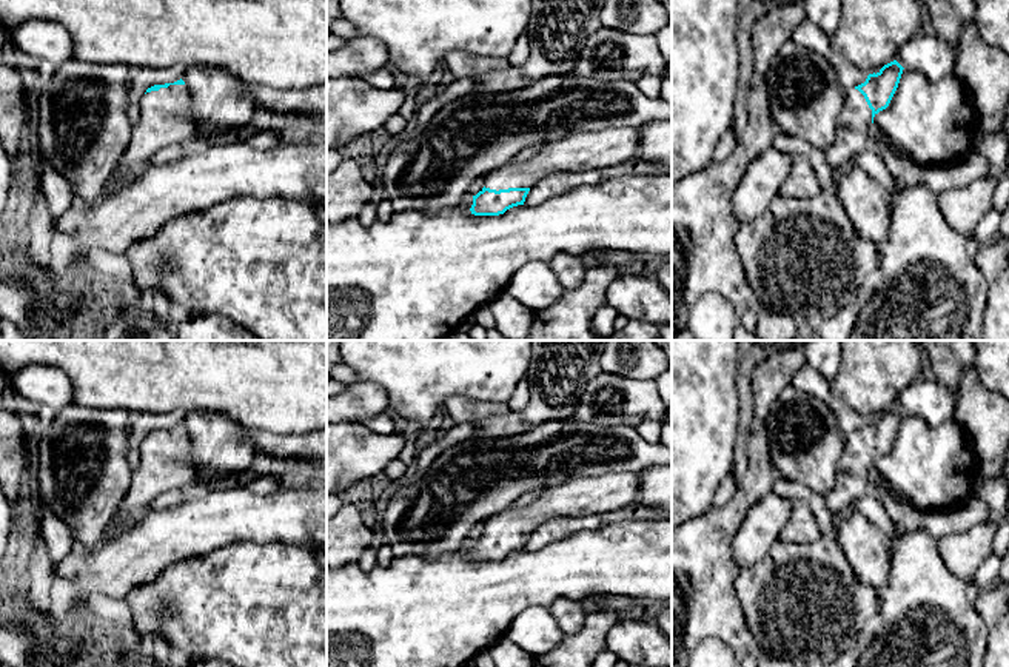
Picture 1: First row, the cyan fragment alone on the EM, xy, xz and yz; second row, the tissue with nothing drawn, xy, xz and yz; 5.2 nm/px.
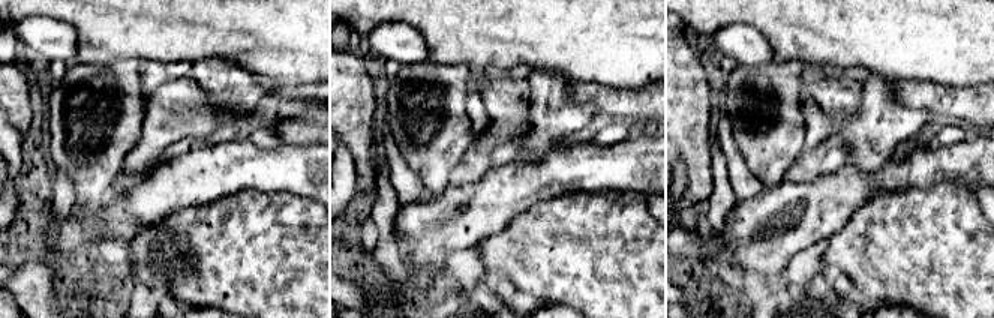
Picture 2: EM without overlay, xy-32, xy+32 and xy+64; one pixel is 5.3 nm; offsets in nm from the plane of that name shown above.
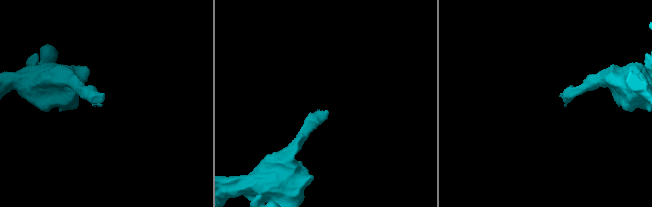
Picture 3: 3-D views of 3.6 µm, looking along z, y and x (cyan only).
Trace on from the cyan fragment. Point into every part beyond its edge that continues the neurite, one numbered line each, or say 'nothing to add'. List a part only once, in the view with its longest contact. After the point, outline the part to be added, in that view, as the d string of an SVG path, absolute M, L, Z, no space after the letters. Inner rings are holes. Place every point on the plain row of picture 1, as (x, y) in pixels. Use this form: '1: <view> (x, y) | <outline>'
1: xz (586, 495) | M616 470L602 476L579 476L547 487L541 498L522 508L510 507L485 521L485 533L531 533L539 524L559 516L604 514L633 504L639 471Z

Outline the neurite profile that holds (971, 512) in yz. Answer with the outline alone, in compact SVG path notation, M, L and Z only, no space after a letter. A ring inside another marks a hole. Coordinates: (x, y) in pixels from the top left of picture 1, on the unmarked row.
M875 468L869 470L869 478L873 494L889 518L907 531L926 530L935 539L940 539L947 535L964 533L991 518L989 505L978 498L969 498L949 511L920 513L901 505L893 494L880 484Z

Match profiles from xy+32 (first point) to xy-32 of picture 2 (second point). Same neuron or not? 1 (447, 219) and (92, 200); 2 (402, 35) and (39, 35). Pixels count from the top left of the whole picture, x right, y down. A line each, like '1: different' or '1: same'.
1: different
2: same

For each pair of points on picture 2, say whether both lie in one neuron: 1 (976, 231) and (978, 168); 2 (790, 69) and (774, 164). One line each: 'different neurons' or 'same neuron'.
1: different neurons
2: same neuron

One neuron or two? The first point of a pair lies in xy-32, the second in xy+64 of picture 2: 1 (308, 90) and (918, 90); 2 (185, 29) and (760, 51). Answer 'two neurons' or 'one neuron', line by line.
1: one neuron
2: two neurons

